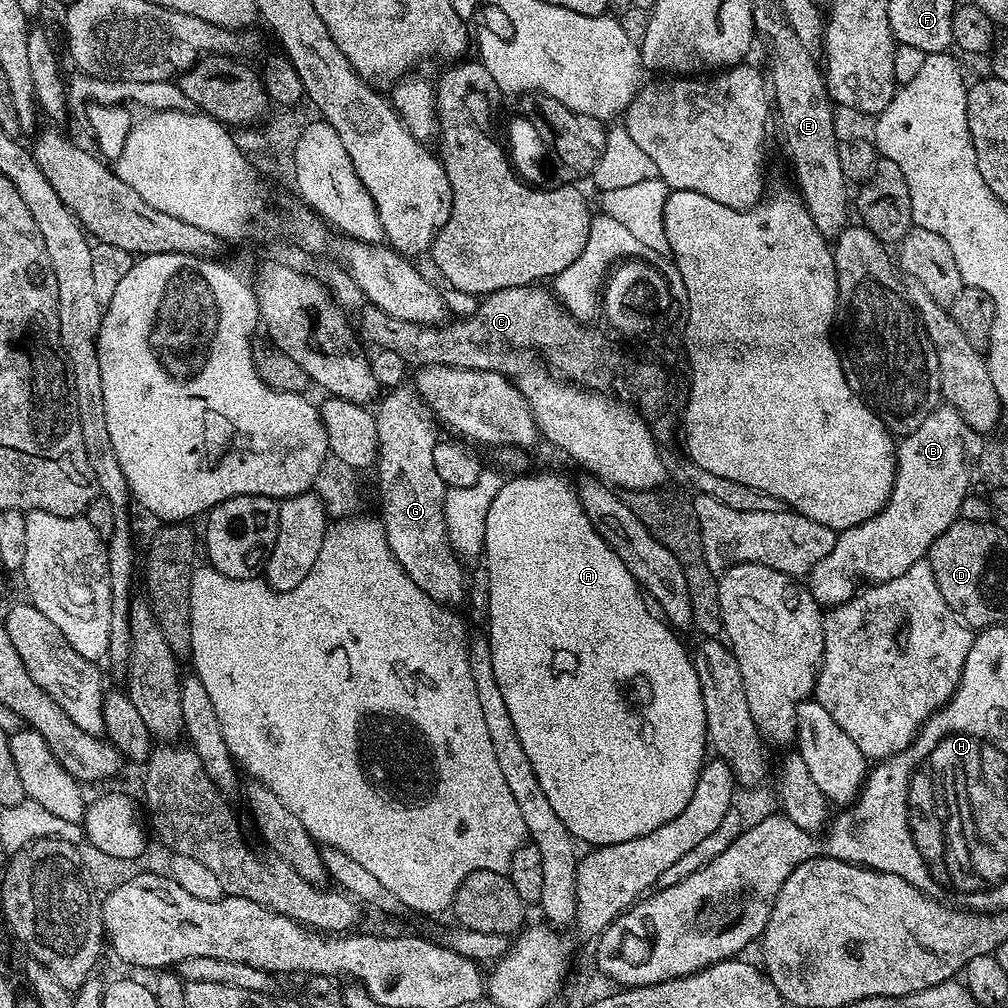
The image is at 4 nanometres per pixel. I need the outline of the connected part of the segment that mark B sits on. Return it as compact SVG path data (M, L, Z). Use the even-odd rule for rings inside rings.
M935 408L930 418L918 426L918 430L899 441L896 450L896 477L892 496L886 506L874 514L874 518L839 533L834 542L834 550L830 550L830 554L826 554L826 558L822 558L822 562L818 562L818 566L814 566L808 573L806 587L812 591L812 597L822 606L845 604L861 591L863 584L883 584L885 580L898 578L898 574L906 574L914 562L925 559L932 543L959 517L963 499L970 495L968 483L974 477L974 461L985 445L981 433L970 427L956 408Z

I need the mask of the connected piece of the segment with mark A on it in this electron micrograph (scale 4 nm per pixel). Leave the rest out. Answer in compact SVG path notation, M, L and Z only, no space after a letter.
M540 472L537 476L532 475L516 474L505 479L502 490L498 490L498 494L494 494L494 502L490 502L490 514L486 514L486 538L484 539L482 561L484 560L484 568L488 571L488 632L486 631L486 639L490 646L490 658L494 658L494 678L498 678L498 690L502 690L506 710L510 710L514 731L518 734L518 742L522 742L522 750L526 750L526 758L530 758L530 766L534 766L534 774L538 774L538 783L546 793L550 806L554 806L558 818L562 818L562 822L566 822L566 830L570 830L570 834L577 841L585 840L588 846L630 842L630 838L642 838L642 834L650 834L650 830L658 830L658 826L662 826L662 822L670 822L670 818L678 818L678 814L682 814L682 810L686 810L686 802L690 802L690 794L694 794L694 786L700 777L700 770L706 763L704 748L706 752L708 744L708 723L706 722L706 706L702 706L702 686L698 686L698 674L692 665L689 649L684 649L683 642L676 637L679 635L650 607L640 585L632 577L630 570L626 570L626 562L622 562L622 558L618 558L618 554L605 542L602 534L598 534L598 530L594 530L590 518L586 516L586 510L582 510L582 502L577 489L573 485L571 488L562 477L555 476L552 472Z

